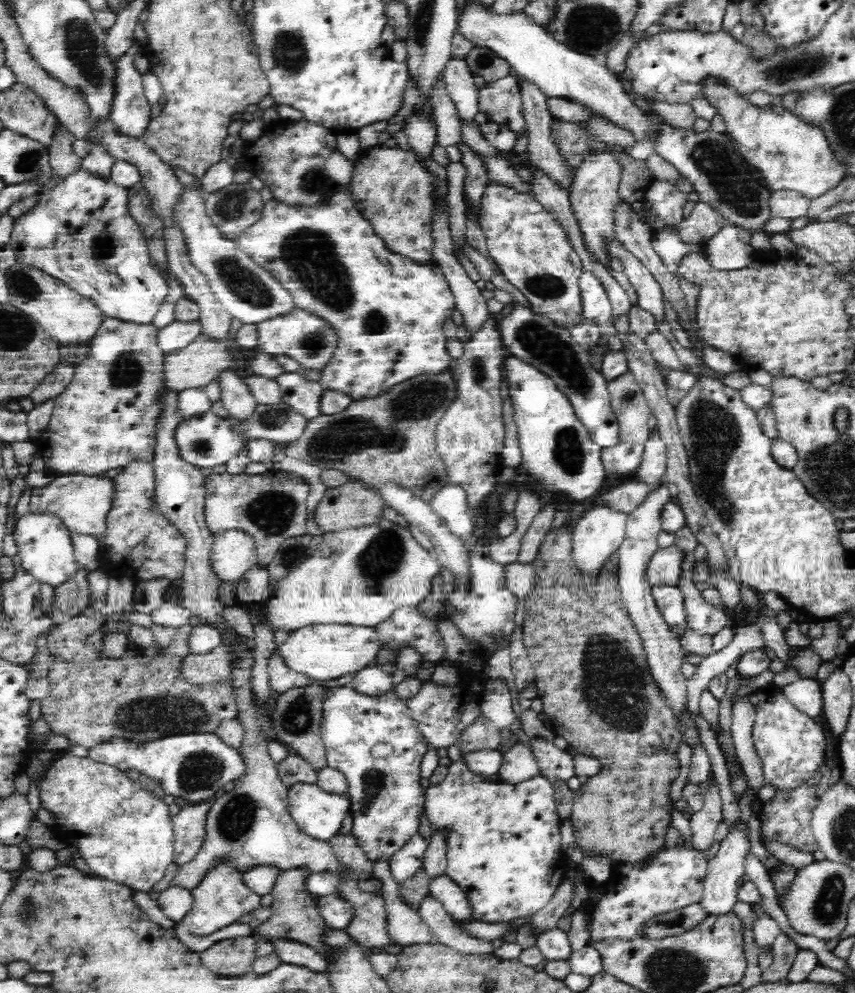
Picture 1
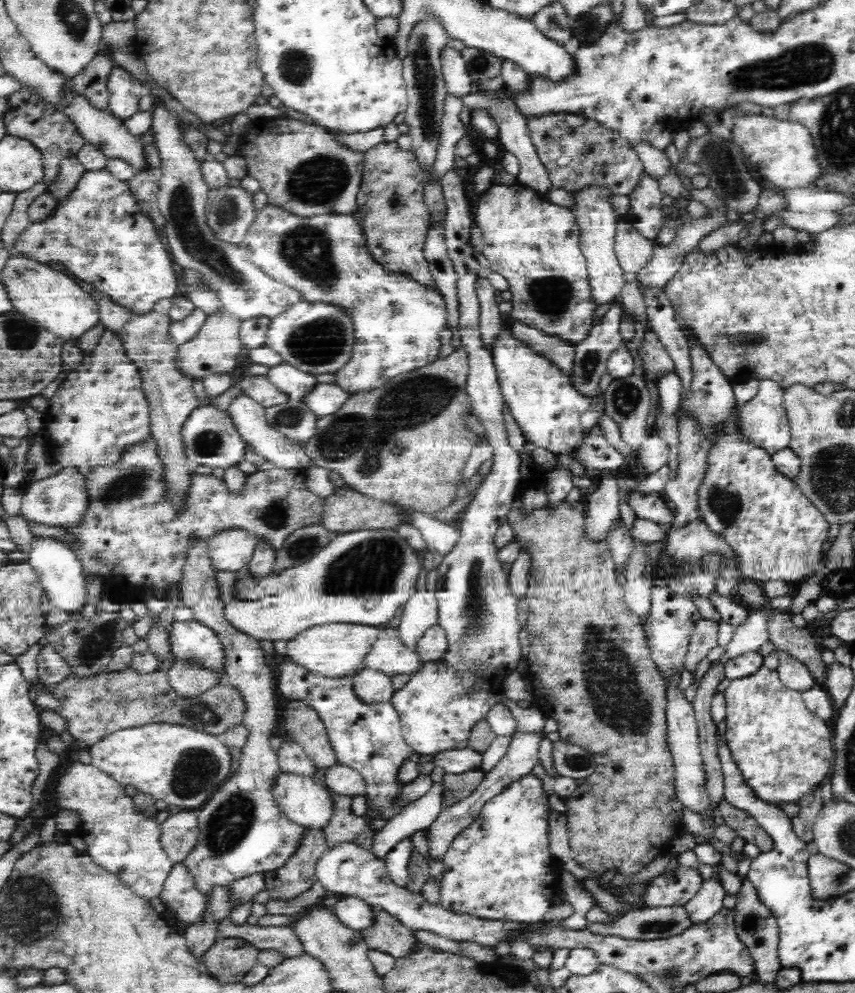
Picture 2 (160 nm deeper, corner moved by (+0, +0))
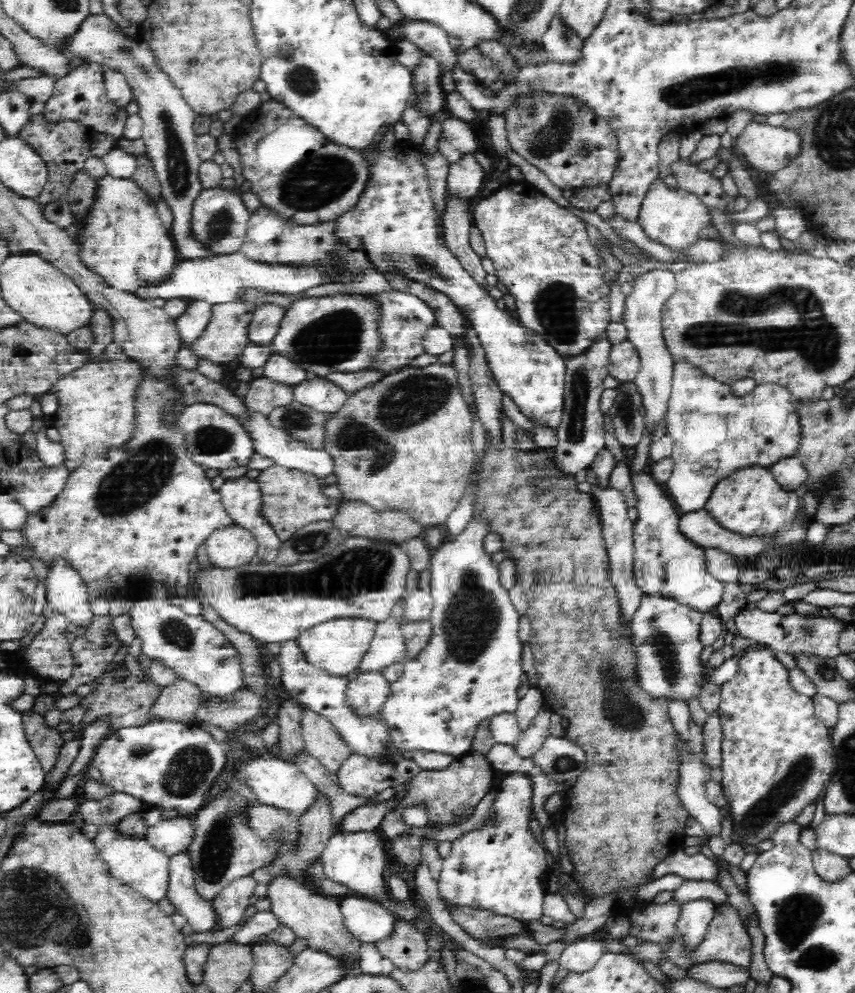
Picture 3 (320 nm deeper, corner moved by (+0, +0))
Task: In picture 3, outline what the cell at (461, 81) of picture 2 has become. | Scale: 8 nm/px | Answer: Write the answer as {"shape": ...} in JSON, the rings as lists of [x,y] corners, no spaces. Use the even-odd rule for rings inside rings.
{"shape":[[[405,20],[398,28],[388,28],[384,33],[390,40],[404,35],[404,38],[412,41],[424,54],[432,56],[440,64],[441,70],[452,75],[459,65],[458,52],[450,43],[450,38],[438,26],[429,22],[416,22]]]}

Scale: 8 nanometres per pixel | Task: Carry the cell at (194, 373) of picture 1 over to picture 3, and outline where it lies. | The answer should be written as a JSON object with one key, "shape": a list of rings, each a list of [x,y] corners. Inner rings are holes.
{"shape":[[[235,300],[224,304],[213,304],[212,314],[206,328],[202,334],[198,335],[197,339],[194,339],[194,342],[189,343],[191,354],[200,362],[206,360],[206,362],[214,362],[220,366],[236,360],[250,343],[247,337],[247,328],[253,312],[254,310],[248,306]]]}

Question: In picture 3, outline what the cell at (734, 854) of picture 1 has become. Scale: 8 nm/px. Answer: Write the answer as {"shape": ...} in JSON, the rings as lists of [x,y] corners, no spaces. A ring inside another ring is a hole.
{"shape":[[[692,900],[680,906],[680,918],[676,929],[681,936],[685,936],[689,954],[692,954],[695,946],[704,940],[716,910],[717,905],[712,900]]]}

